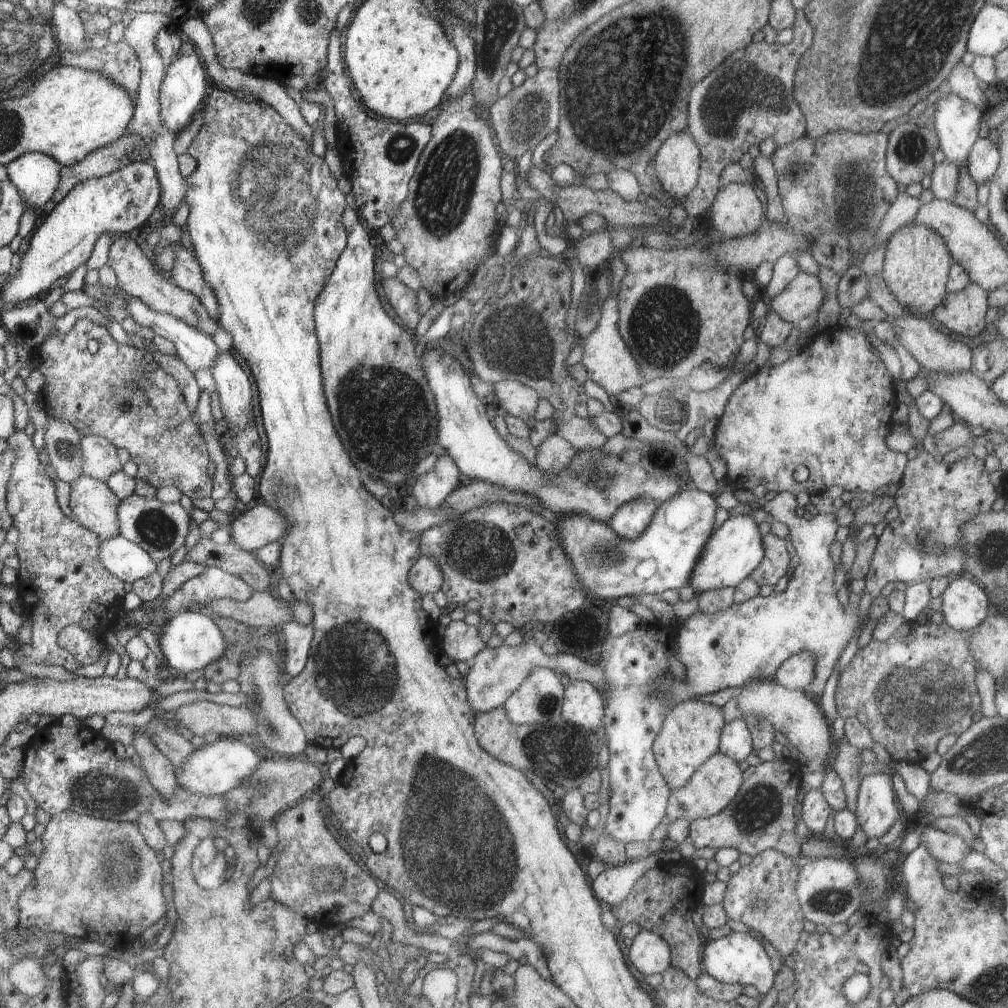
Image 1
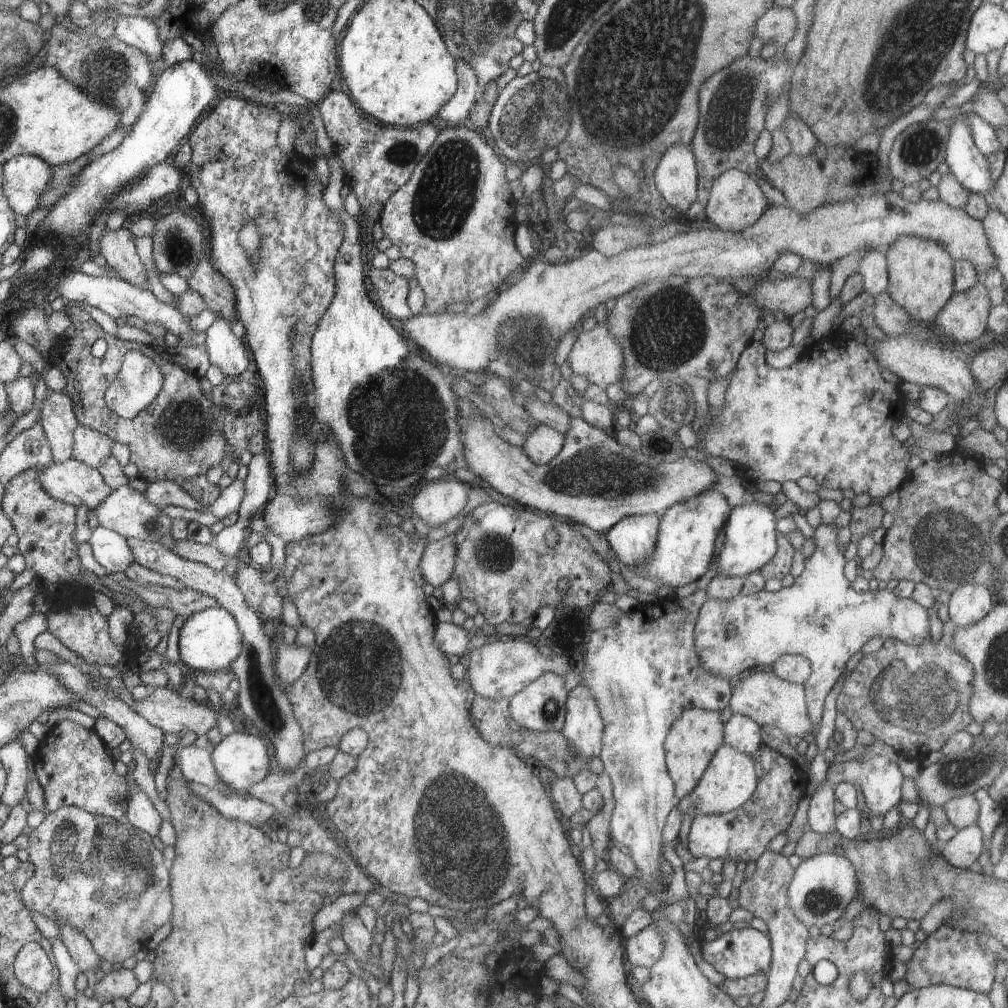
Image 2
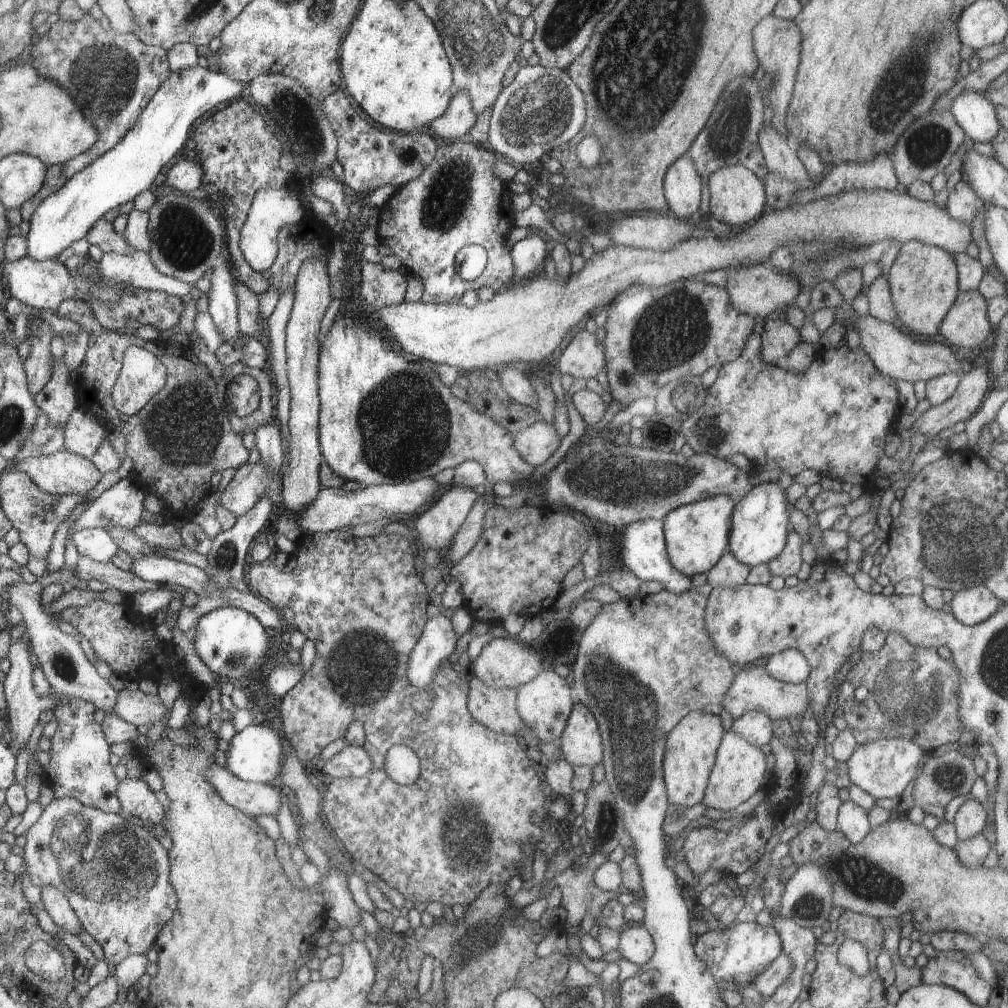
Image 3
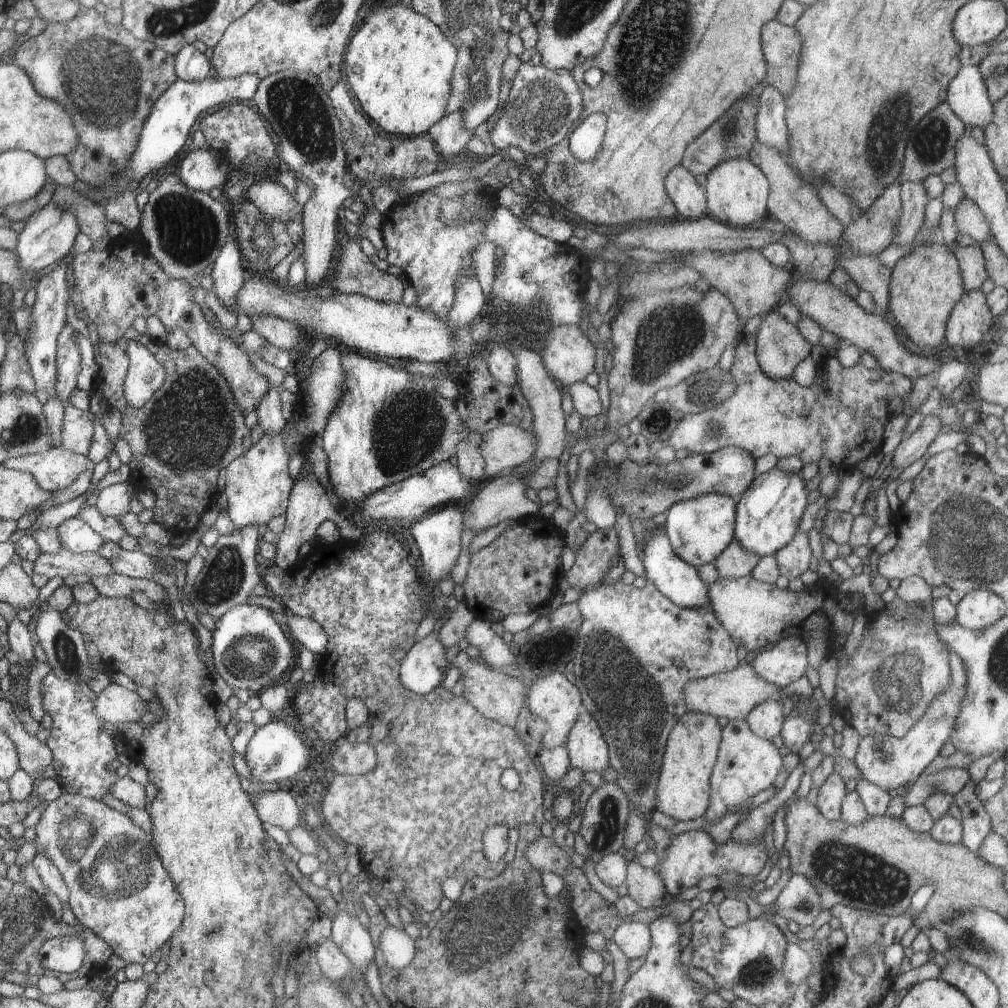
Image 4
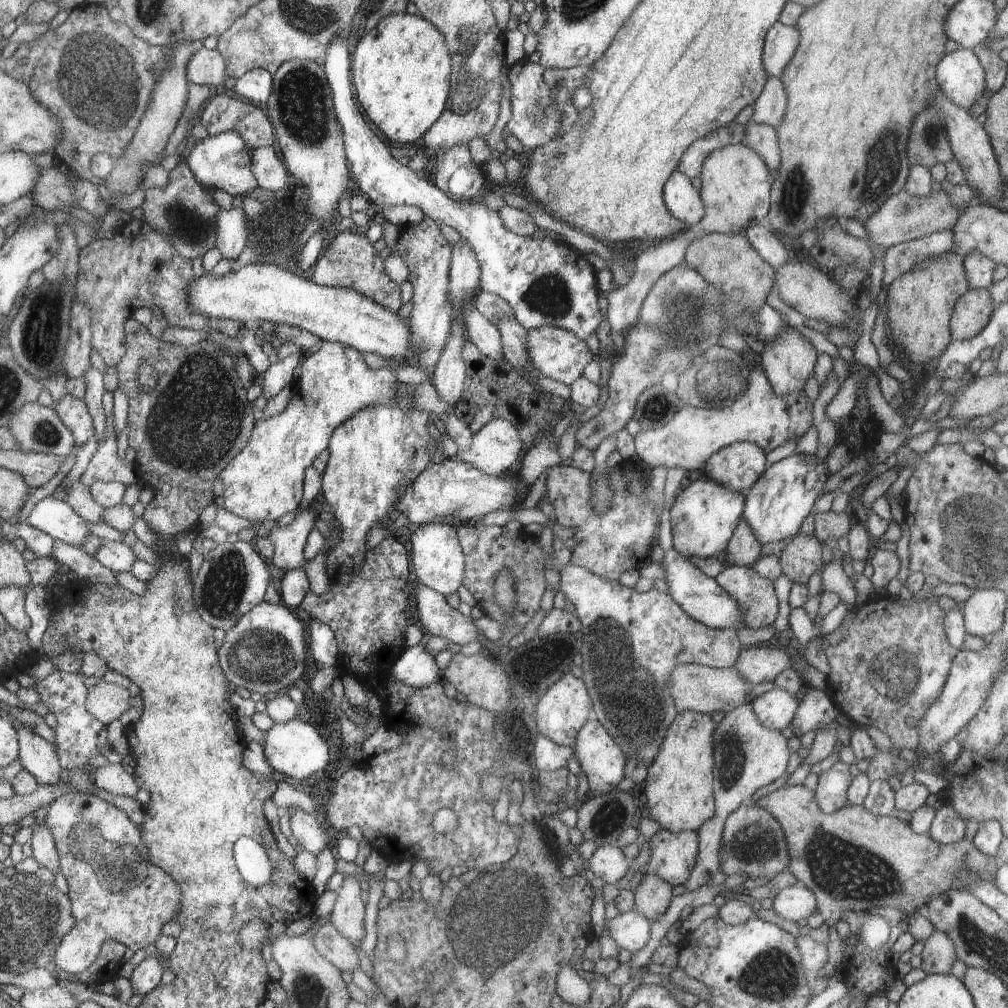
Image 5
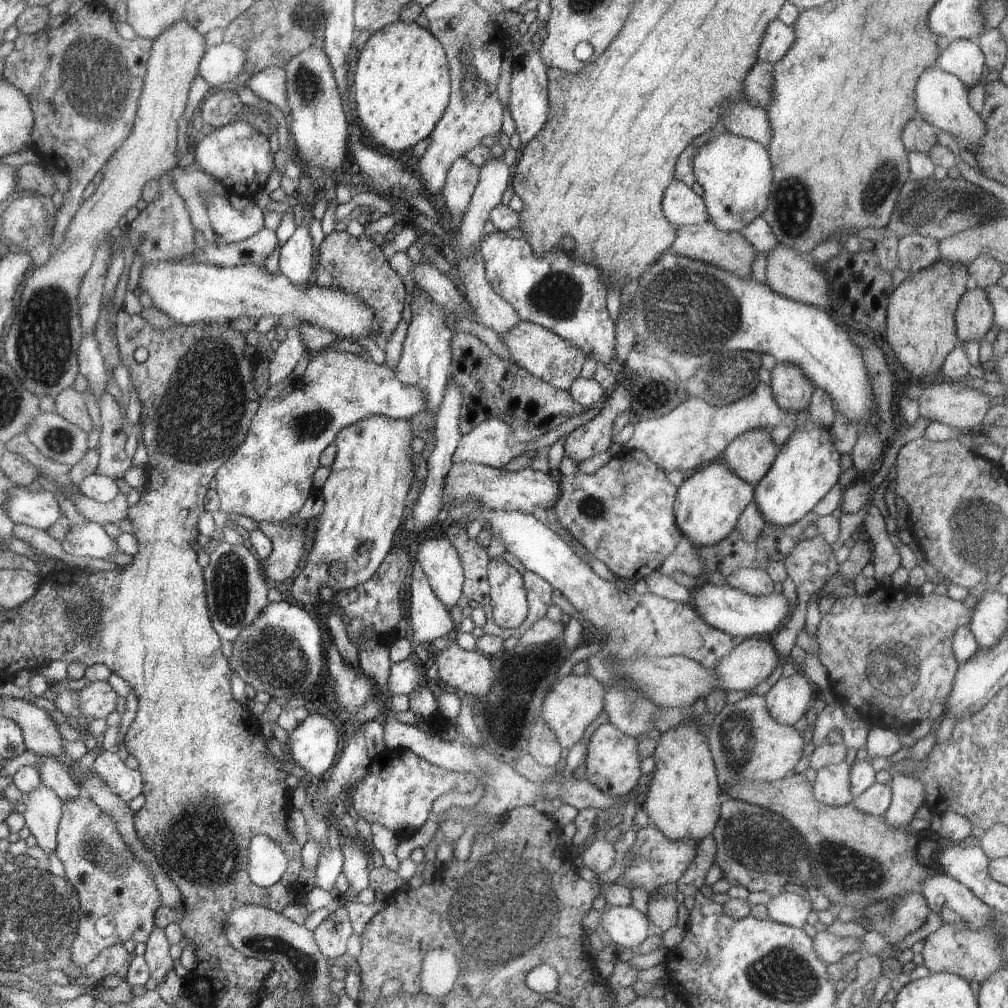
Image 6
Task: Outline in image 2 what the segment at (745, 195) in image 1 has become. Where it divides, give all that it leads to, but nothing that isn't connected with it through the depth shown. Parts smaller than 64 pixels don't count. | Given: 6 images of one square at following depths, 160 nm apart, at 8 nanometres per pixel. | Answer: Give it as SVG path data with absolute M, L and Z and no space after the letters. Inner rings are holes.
M730 169L723 172L713 182L703 214L712 227L735 233L742 232L754 224L769 205L770 202L764 196L754 177L741 170Z

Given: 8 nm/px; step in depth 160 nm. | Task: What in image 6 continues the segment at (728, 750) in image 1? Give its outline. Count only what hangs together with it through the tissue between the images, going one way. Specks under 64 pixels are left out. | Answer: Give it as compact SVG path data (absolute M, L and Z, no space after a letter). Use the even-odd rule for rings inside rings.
M799 670L790 678L782 676L763 696L770 716L783 725L794 725L811 708L812 683Z

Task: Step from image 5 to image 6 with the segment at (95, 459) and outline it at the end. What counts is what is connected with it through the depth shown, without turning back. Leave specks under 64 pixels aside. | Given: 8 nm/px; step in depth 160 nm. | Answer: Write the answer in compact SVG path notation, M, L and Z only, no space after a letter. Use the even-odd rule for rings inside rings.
M105 392L98 400L101 410L102 431L99 437L99 460L95 472L99 475L124 479L124 472L132 466L124 451L127 436L122 431L122 412L116 397Z

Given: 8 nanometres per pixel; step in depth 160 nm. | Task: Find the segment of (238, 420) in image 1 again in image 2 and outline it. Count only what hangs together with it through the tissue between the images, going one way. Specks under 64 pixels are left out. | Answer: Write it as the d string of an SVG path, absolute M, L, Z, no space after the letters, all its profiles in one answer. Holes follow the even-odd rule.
M218 316L216 322L205 330L210 364L216 364L228 380L248 376L254 370L244 339L236 337L230 326L228 320Z

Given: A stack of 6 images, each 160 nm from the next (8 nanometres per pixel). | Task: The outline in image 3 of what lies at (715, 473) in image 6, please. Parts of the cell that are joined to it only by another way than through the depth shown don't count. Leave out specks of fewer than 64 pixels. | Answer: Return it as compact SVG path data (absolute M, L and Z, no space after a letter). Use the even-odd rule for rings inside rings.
M718 495L706 497L695 503L688 503L674 510L671 510L663 518L663 527L665 534L665 543L670 562L678 572L692 578L694 574L704 574L708 572L724 554L730 534L731 516L736 500L732 496Z

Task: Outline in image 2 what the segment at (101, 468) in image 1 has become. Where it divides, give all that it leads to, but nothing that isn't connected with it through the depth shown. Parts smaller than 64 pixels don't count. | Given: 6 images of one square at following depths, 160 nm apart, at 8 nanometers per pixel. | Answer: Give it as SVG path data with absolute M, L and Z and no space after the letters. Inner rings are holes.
M78 425L73 432L73 458L97 469L108 457L112 456L112 443L109 436L97 430Z

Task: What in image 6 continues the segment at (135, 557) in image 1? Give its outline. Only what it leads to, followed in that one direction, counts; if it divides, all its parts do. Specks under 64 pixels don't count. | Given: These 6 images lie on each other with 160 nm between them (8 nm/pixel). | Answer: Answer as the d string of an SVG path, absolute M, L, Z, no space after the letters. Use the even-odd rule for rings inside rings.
M16 485L9 490L9 499L4 509L15 524L43 531L57 531L54 523L64 516L54 493L39 490L30 492L27 487Z

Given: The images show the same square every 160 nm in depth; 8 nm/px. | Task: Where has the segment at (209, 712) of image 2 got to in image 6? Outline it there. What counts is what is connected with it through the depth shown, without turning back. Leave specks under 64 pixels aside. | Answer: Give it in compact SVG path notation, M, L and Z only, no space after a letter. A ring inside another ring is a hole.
M108 681L93 682L81 688L79 709L83 715L95 719L105 719L116 708L118 694Z

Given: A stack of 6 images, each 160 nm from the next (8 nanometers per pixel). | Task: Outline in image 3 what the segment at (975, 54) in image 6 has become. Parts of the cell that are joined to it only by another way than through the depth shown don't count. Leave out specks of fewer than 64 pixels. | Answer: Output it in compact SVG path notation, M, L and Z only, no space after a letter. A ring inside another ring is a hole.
M982 92L962 93L950 108L956 122L973 142L993 142L1001 124L995 106Z

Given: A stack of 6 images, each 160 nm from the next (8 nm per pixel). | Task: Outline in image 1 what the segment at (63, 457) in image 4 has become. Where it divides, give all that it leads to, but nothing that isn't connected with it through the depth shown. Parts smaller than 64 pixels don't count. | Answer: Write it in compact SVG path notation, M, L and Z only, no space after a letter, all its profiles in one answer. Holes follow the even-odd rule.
M82 474L71 484L70 508L84 528L98 533L102 541L120 535L117 515L121 499L104 481Z

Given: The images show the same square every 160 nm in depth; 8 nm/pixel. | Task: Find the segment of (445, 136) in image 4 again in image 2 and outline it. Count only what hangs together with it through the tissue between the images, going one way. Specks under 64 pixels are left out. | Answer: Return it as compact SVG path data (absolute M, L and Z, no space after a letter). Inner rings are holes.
M458 59L456 69L457 75L460 77L457 92L437 114L439 118L444 118L448 124L454 127L469 116L482 93L480 78L474 67L468 65L466 61Z

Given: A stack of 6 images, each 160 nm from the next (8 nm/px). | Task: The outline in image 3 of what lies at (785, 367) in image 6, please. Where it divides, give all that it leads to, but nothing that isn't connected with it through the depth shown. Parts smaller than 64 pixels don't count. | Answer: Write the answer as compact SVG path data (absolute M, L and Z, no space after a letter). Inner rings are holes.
M766 319L763 325L765 329L761 335L761 357L768 364L780 365L788 352L802 342L800 333L786 320Z

